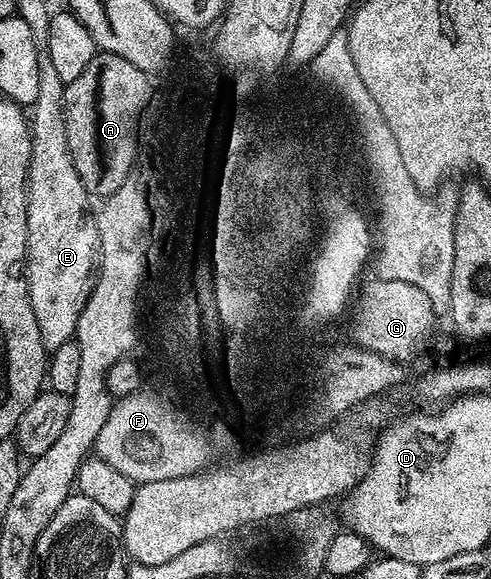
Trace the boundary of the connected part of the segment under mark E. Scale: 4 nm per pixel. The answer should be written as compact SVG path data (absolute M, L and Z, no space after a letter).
M49 61L39 62L40 87L36 89L36 101L29 108L30 125L30 166L26 168L26 288L36 313L36 325L40 325L40 337L47 352L53 353L60 345L74 339L74 326L94 288L98 270L98 233L86 224L86 199L88 192L80 181L68 153L68 141L64 137L64 117L62 116L62 88L64 84L52 69Z

